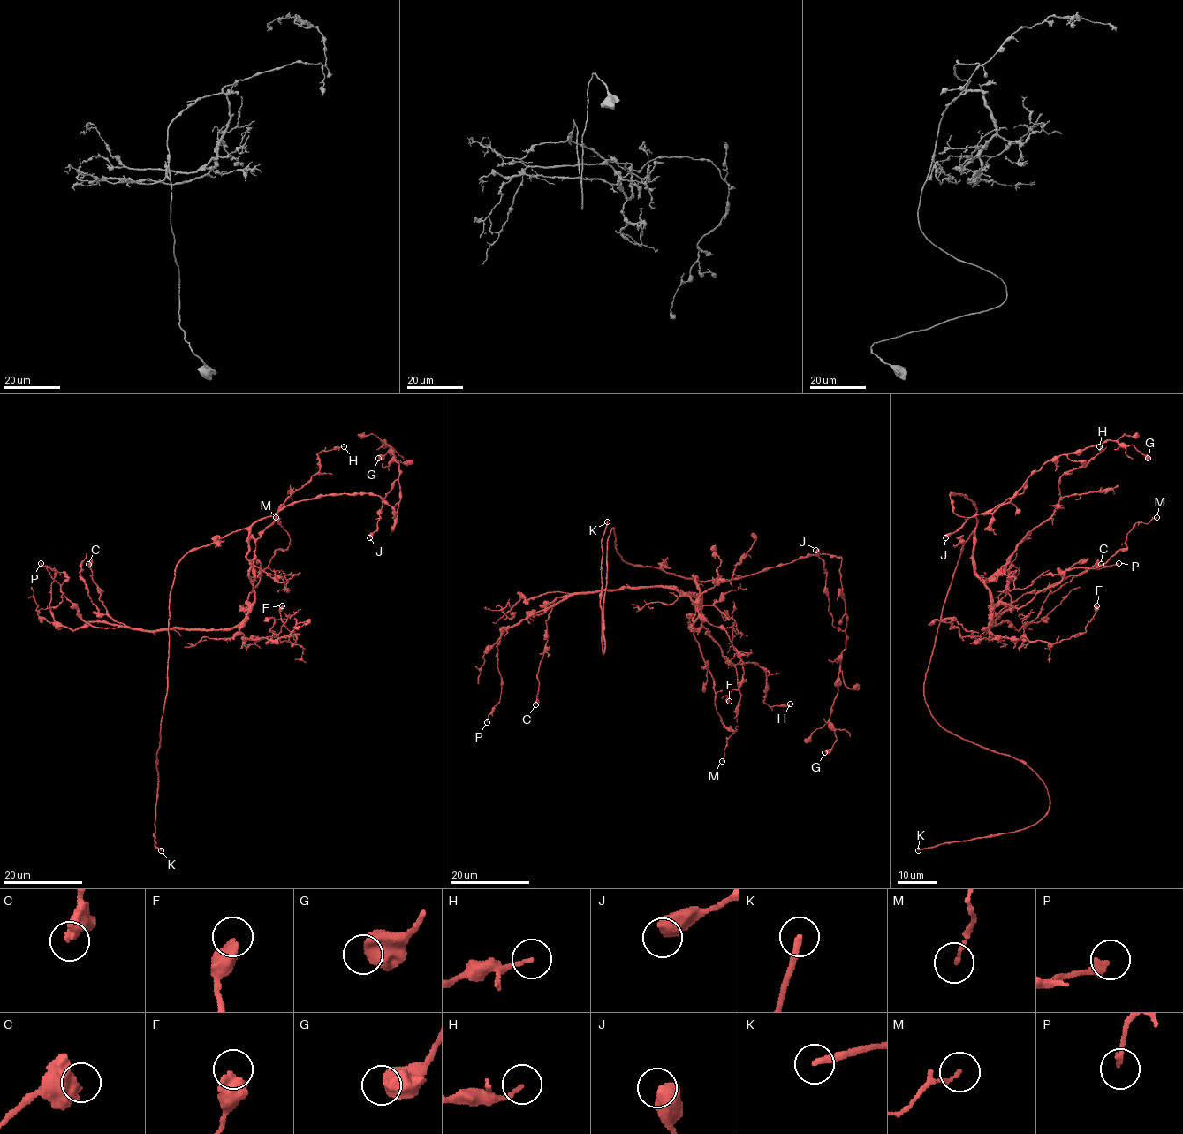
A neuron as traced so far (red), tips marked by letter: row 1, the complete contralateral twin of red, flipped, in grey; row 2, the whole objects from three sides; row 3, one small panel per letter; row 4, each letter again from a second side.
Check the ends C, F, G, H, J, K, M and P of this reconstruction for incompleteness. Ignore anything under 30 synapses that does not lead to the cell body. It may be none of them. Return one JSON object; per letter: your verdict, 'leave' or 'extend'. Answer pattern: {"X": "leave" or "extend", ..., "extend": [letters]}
{"C": "leave", "F": "leave", "G": "leave", "H": "leave", "J": "leave", "K": "extend", "M": "leave", "P": "leave", "extend": ["K"]}

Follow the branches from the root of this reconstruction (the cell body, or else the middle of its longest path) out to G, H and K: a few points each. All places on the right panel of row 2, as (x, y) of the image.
G: (961, 551), (976, 507), (951, 493), (953, 512), (970, 517), (994, 513), (1061, 455), (1113, 440), (1148, 458)
H: (961, 551), (974, 529), (975, 572), (993, 576), (1052, 514), (1060, 478), (1082, 468), (1099, 446)
K: (961, 551), (926, 673), (925, 702), (944, 728), (1021, 759), (1044, 784), (1049, 810), (1021, 829), (918, 850)

